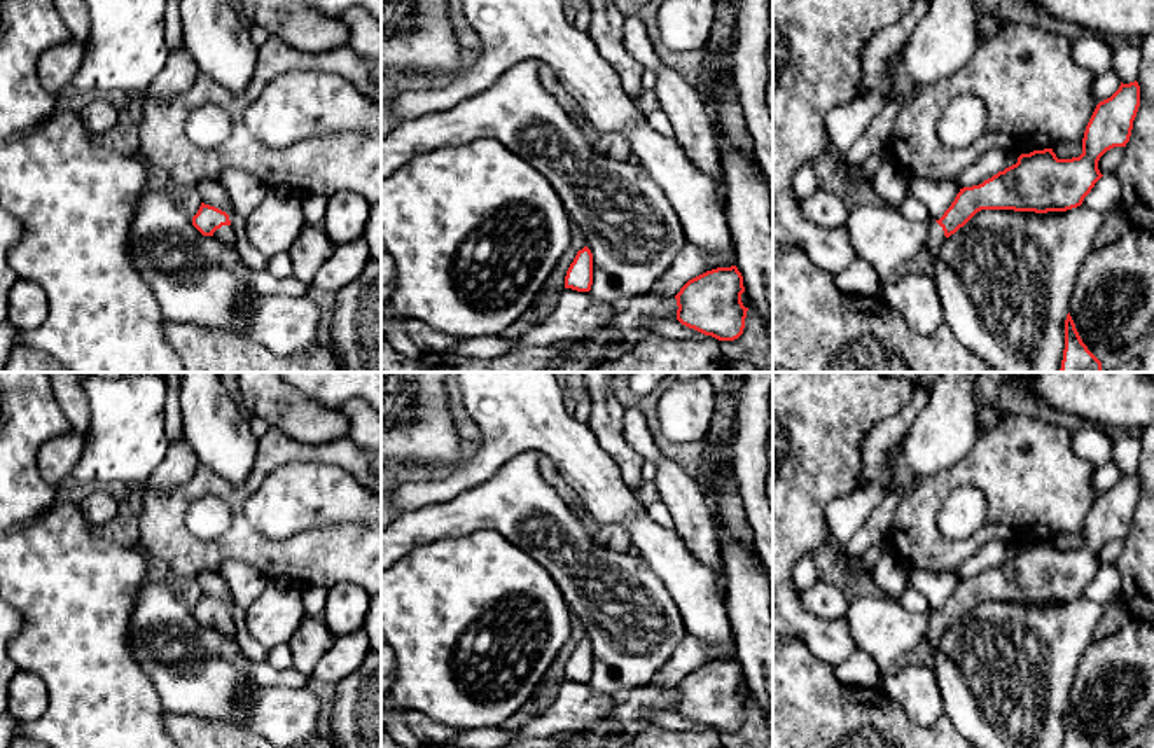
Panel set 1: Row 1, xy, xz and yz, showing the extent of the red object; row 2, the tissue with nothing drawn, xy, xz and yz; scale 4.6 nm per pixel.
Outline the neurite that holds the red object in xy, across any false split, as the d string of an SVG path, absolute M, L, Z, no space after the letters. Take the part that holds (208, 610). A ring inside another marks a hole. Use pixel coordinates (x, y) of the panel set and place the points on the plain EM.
M201 594L198 605L192 608L192 617L203 627L215 627L227 636L236 634L236 624L231 617L229 606L215 598Z

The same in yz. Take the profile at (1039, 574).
M1121 474L1110 489L1096 496L1079 549L1058 551L1053 540L1033 542L983 575L960 580L944 606L928 617L925 634L930 650L935 652L941 636L981 601L1047 605L1081 598L1103 568L1100 549L1130 533L1138 498L1138 474Z

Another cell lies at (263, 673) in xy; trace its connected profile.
M243 661L245 669L252 675L252 680L261 687L290 687L290 689L306 689L311 676L304 676L299 671L292 669L276 669L268 661Z

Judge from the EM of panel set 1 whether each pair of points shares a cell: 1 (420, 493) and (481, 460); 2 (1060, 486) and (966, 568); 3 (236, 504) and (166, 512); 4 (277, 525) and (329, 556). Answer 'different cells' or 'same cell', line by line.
1: same cell
2: different cells
3: same cell
4: different cells

